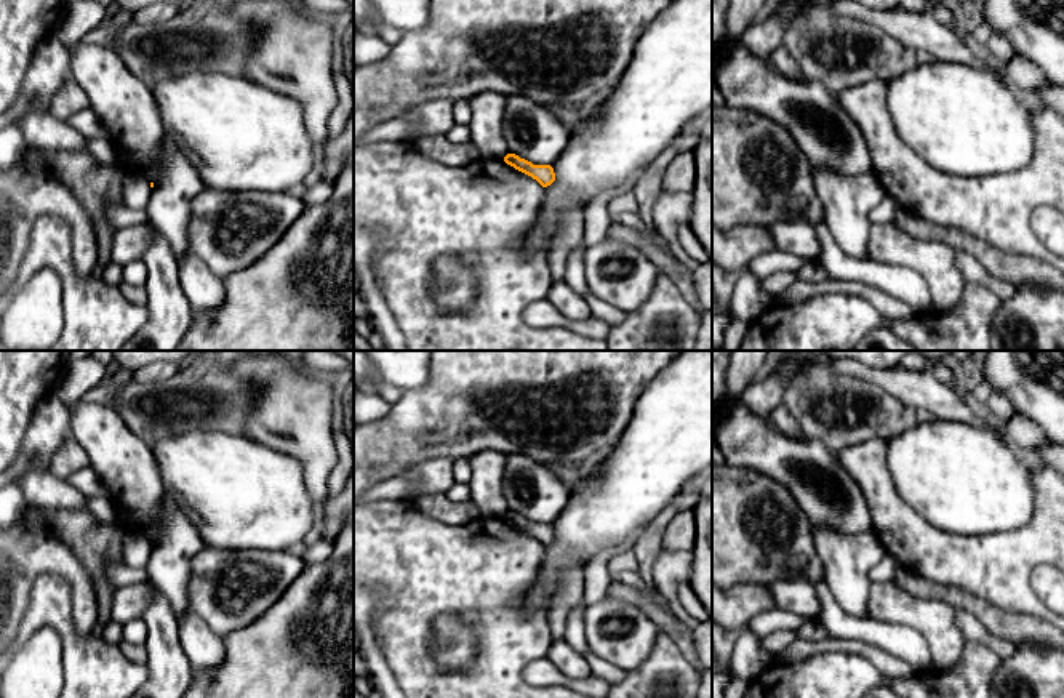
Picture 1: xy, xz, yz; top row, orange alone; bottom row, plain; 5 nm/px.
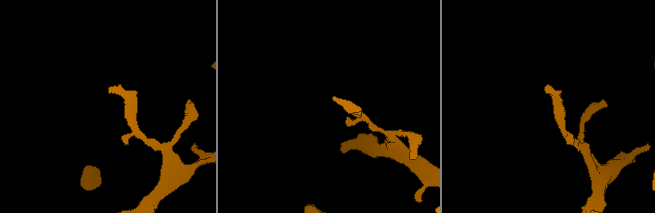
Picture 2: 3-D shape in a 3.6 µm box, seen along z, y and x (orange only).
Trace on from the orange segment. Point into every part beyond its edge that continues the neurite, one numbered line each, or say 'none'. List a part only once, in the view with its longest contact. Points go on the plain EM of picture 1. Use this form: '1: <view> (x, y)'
none

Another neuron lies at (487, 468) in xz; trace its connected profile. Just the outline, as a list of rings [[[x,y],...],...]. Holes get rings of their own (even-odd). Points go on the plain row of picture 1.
[[[485,450],[472,455],[470,464],[470,501],[480,509],[482,517],[499,517],[509,512],[502,495],[506,455]]]

